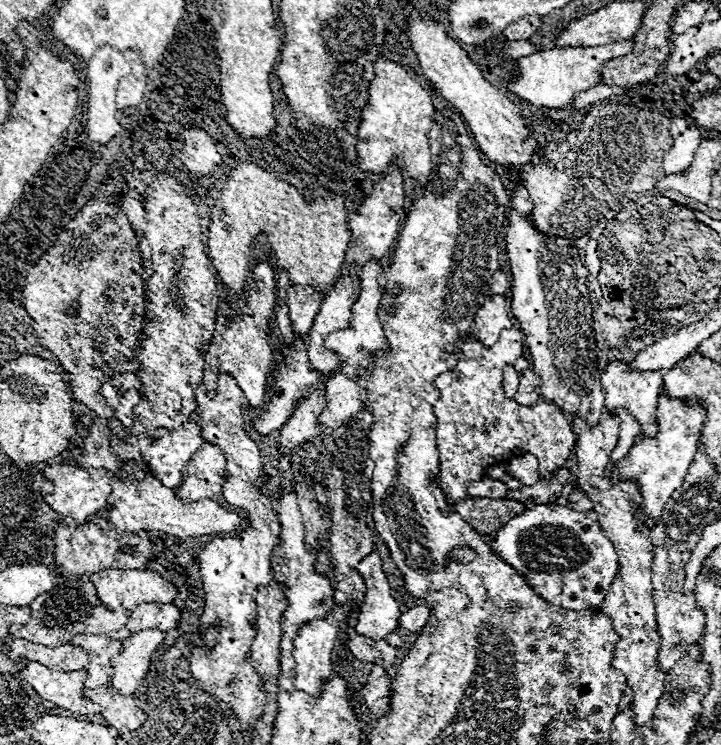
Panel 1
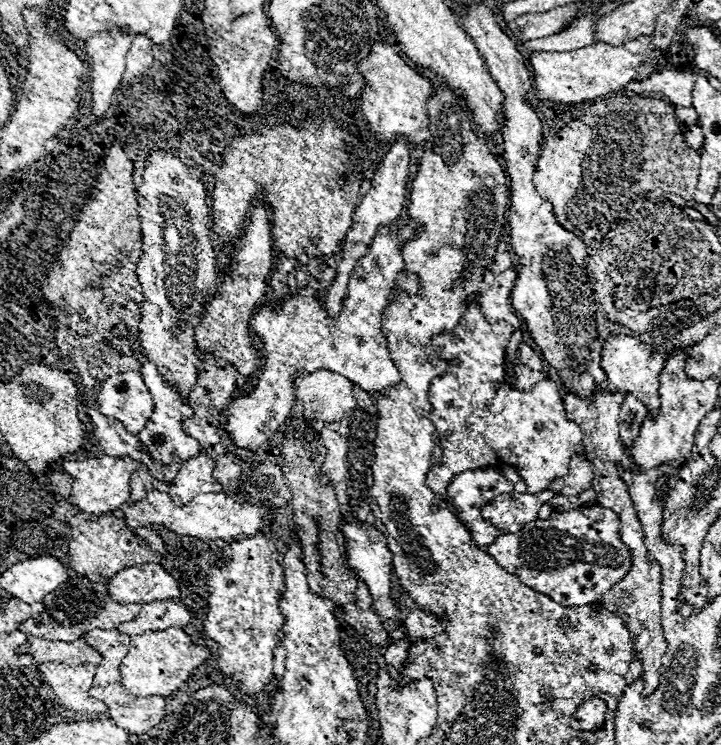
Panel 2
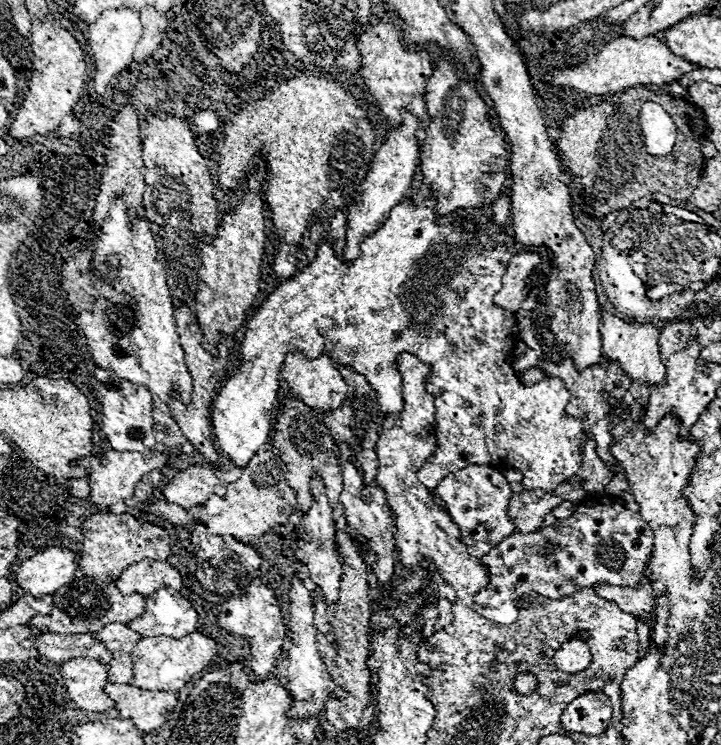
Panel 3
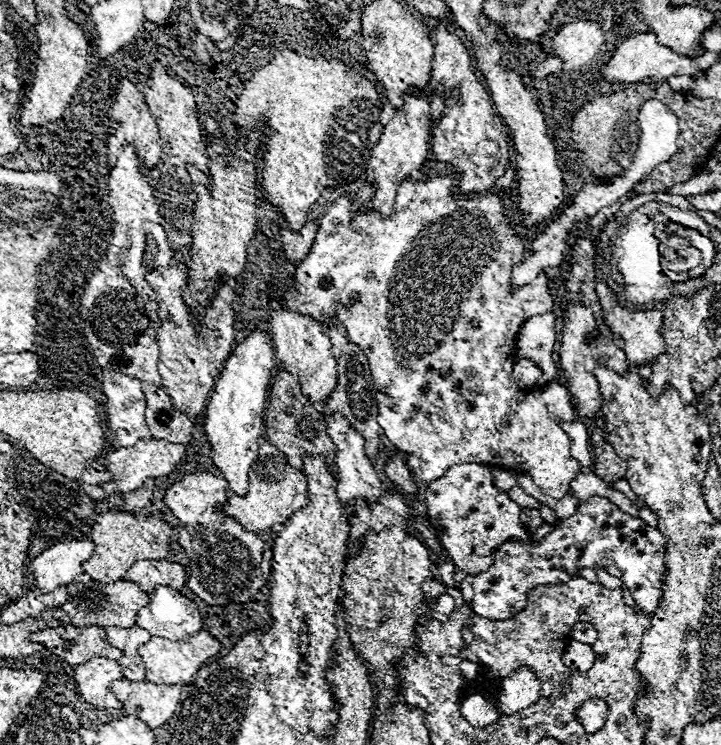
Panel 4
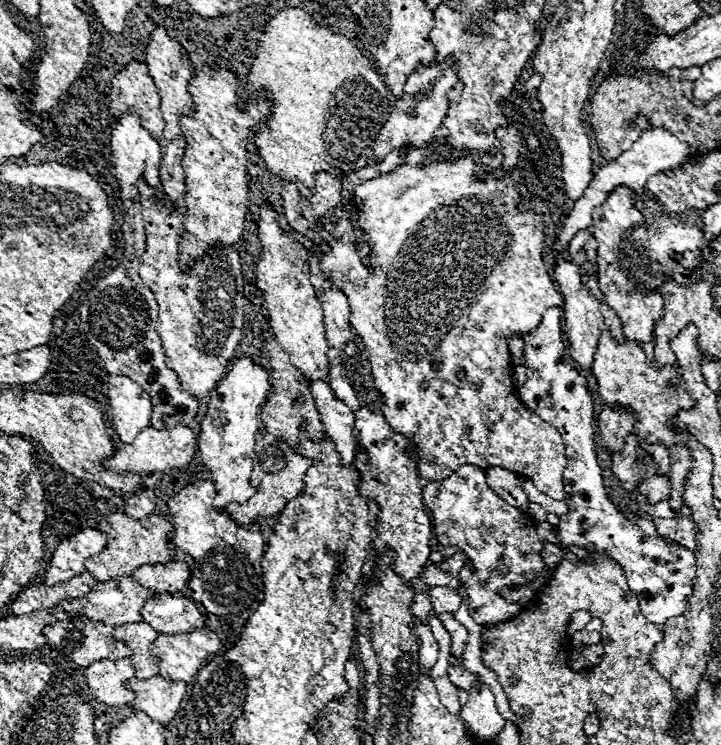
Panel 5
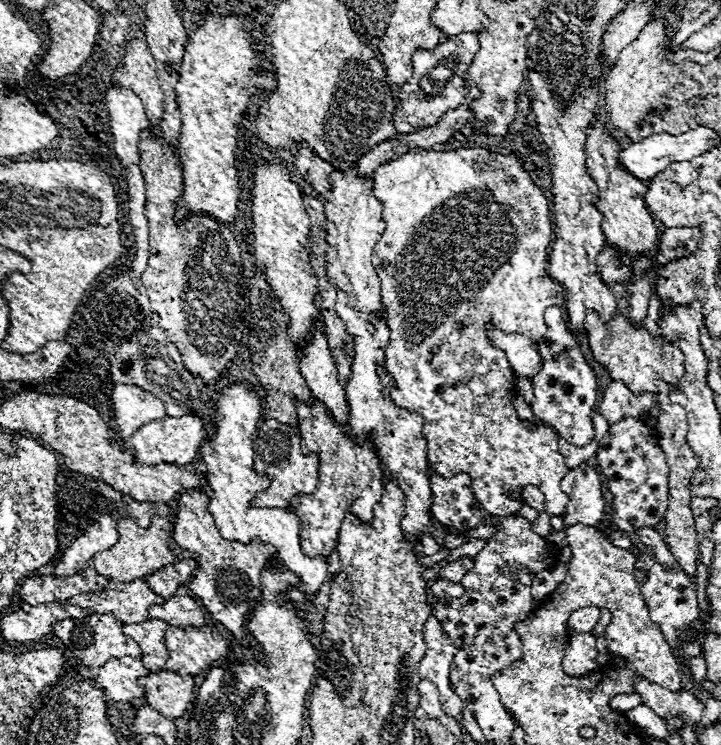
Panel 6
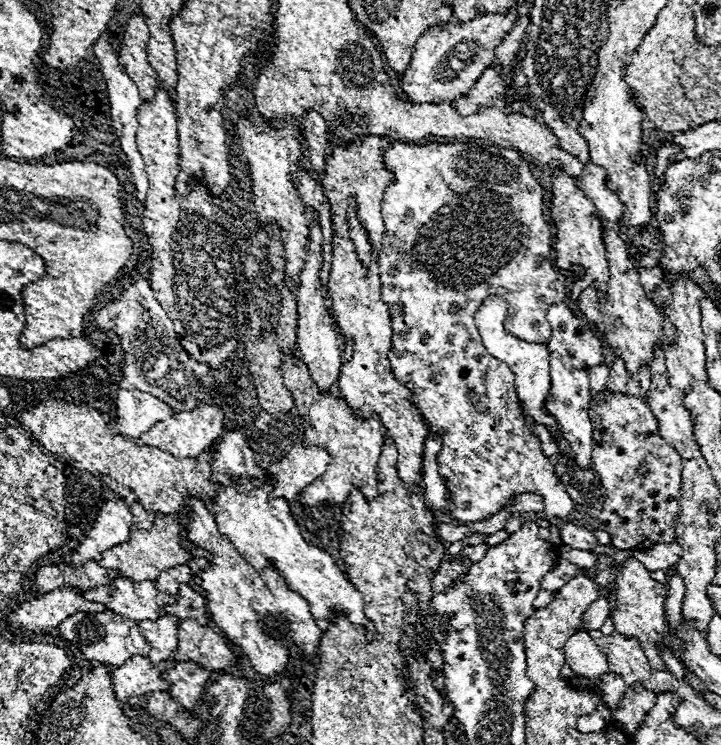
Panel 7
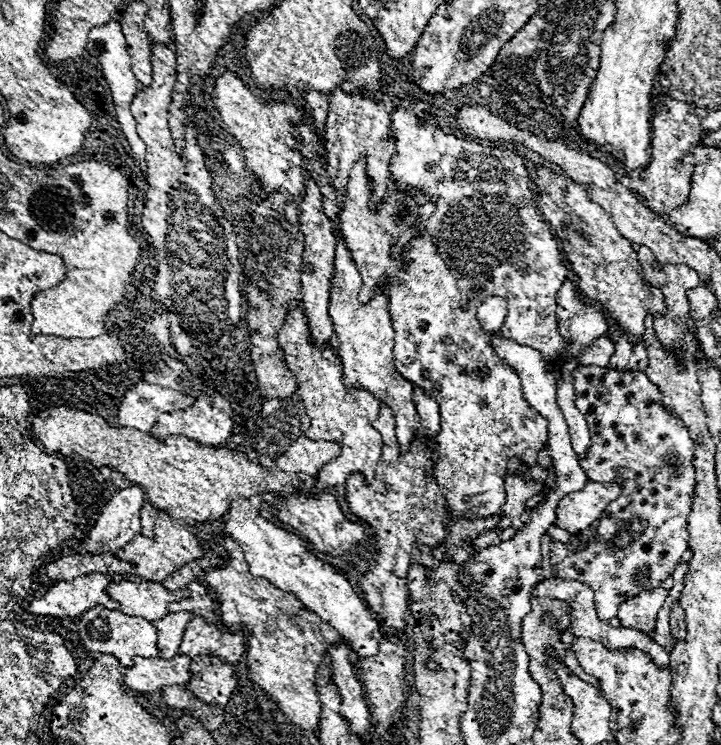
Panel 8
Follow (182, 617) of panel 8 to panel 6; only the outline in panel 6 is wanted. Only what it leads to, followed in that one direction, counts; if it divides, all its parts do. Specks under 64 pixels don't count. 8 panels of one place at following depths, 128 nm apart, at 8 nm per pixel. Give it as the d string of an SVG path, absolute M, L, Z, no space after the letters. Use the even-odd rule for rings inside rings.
M150 618L142 624L126 624L124 634L128 634L142 648L142 662L150 672L164 670L168 660L168 648L164 644L164 632L168 624Z

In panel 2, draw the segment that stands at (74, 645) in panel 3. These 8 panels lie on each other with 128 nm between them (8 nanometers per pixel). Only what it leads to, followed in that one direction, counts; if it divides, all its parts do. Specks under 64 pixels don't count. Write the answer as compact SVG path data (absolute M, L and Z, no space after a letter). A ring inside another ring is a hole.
M30 636L24 646L20 646L22 654L32 654L36 662L64 662L64 664L100 664L102 654L88 646L84 638L76 638L74 642L54 642Z

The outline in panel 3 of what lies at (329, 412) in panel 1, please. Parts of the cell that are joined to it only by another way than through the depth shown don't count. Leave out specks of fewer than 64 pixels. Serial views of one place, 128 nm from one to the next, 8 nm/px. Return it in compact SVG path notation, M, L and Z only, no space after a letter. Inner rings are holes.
M290 352L284 358L284 366L282 366L282 378L288 382L292 394L296 398L300 398L306 406L328 412L334 408L340 408L346 396L346 382L340 376L340 372L336 370L332 358L328 354L320 354L318 358L310 360L306 358L304 352Z

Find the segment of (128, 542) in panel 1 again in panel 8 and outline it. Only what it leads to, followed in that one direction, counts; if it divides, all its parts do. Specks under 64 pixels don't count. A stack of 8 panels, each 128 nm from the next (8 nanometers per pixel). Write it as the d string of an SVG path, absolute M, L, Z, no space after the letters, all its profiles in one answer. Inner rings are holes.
M164 510L160 512L160 516L156 518L156 534L154 538L146 538L146 536L136 536L128 546L126 552L116 552L114 554L118 560L130 560L136 568L136 574L152 580L152 582L162 582L166 576L170 576L172 572L176 572L180 566L198 560L204 556L196 530L194 526L186 524L184 520L176 520L170 514L166 514Z

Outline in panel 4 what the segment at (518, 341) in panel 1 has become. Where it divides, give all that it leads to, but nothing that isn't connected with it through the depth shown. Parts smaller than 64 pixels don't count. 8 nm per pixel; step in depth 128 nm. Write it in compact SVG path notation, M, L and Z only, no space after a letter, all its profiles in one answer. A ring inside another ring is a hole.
M440 174L440 176L430 178L426 182L420 182L420 180L414 182L412 178L408 178L398 186L396 202L394 202L390 216L382 216L378 210L368 210L366 206L362 206L358 212L352 212L352 202L356 202L358 196L356 194L340 196L334 204L328 206L326 214L320 218L314 244L312 244L310 252L306 254L306 258L296 266L294 284L286 292L286 306L292 310L298 310L300 314L308 314L322 324L326 324L326 320L332 314L340 316L340 322L344 324L350 342L358 344L370 362L370 372L372 372L376 390L380 392L380 402L378 402L380 412L378 412L376 420L382 426L386 438L392 442L392 446L398 452L406 454L410 470L420 480L430 484L432 480L444 476L444 472L452 464L474 462L474 464L484 464L484 466L492 466L492 468L504 468L504 470L528 474L534 480L534 484L540 488L542 494L560 500L568 494L570 482L578 474L578 462L574 458L570 458L570 438L558 426L558 420L574 420L576 418L572 404L570 404L570 394L560 382L552 382L552 384L544 386L544 392L538 392L538 394L528 392L528 390L524 392L514 382L510 382L510 372L512 372L514 358L516 358L516 348L514 348L516 346L516 332L520 330L522 322L528 320L530 316L552 312L552 308L554 308L554 300L552 300L550 290L548 290L548 278L544 272L540 272L528 286L512 288L510 274L512 274L512 268L526 258L528 240L522 238L512 228L512 224L506 216L506 208L502 204L504 200L498 194L486 192L486 194L460 198L456 194L456 190L458 190L456 188L456 174ZM260 326L250 338L238 344L232 356L224 362L224 370L204 412L202 428L212 448L210 456L228 482L228 490L234 494L246 494L248 490L248 470L258 454L260 434L264 428L264 410L268 404L266 388L274 366L276 358L272 348L266 344L266 328Z

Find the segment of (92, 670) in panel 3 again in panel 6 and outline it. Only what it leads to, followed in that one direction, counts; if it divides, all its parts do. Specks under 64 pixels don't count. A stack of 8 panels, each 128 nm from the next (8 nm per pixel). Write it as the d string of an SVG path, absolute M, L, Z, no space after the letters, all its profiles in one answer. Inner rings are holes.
M124 656L108 660L104 666L100 666L94 682L104 688L106 700L126 702L144 696L144 688L138 686L138 678L148 674L150 672L144 668L140 658Z

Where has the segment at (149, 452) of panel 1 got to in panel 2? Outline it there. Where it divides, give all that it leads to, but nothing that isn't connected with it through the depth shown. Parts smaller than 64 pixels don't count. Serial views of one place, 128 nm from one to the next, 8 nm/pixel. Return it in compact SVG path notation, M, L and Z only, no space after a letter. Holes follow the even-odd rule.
M142 350L140 354L136 354L136 356L138 356L140 364L142 364L140 376L144 378L144 384L148 386L148 390L150 390L150 394L152 394L152 398L154 398L154 414L152 414L152 418L150 418L150 424L140 432L140 440L146 444L148 452L152 454L152 458L154 458L154 460L160 460L160 462L164 464L164 468L166 468L166 470L164 470L166 480L172 482L174 476L178 474L180 466L182 466L188 458L192 458L192 456L196 456L196 454L200 452L200 444L198 444L194 438L190 438L188 434L184 434L182 428L180 428L180 422L182 422L184 412L192 412L192 408L190 408L190 404L180 396L178 388L176 388L176 386L170 386L170 384L160 376L158 366L156 366L154 362L150 362L150 358L146 358L144 350Z

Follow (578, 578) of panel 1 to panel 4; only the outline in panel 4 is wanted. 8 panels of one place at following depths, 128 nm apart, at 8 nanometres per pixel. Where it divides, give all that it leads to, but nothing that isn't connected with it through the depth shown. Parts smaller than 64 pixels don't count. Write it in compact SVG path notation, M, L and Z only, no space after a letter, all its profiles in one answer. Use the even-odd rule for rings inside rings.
M592 496L588 500L580 500L578 502L578 512L570 518L560 520L556 524L556 528L542 542L530 542L528 546L520 544L520 542L506 542L496 552L496 562L490 570L486 570L482 576L466 578L466 580L474 588L474 612L478 616L490 618L490 620L508 620L514 614L518 614L520 610L524 610L524 600L528 598L528 592L532 588L544 586L544 584L568 582L570 576L576 576L580 568L584 568L584 566L592 568L592 566L600 564L612 576L616 576L624 582L624 586L630 590L636 606L644 614L654 614L658 610L660 600L662 600L662 586L664 586L664 578L666 578L664 552L666 552L666 538L658 528L648 526L640 518L632 518L632 516L624 514L618 506L614 506L606 498Z

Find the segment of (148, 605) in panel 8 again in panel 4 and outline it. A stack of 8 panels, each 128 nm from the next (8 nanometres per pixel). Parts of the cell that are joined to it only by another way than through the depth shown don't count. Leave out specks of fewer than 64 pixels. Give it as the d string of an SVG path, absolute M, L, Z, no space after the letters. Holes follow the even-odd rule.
M90 580L86 584L68 584L70 600L60 606L60 616L58 620L68 622L72 626L134 626L136 624L136 614L140 608L144 608L150 598L146 592L142 592L134 582L118 580L112 584L102 584L96 580Z

